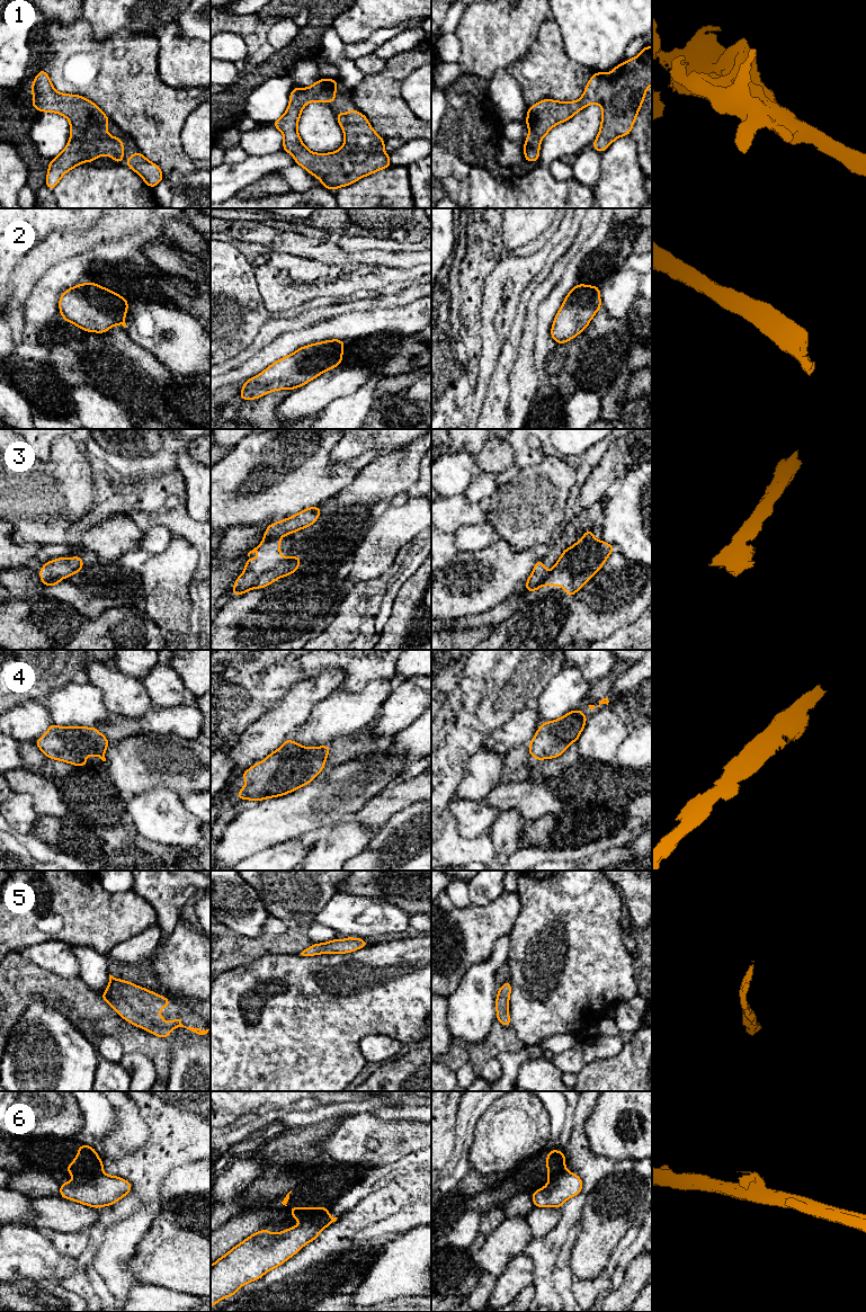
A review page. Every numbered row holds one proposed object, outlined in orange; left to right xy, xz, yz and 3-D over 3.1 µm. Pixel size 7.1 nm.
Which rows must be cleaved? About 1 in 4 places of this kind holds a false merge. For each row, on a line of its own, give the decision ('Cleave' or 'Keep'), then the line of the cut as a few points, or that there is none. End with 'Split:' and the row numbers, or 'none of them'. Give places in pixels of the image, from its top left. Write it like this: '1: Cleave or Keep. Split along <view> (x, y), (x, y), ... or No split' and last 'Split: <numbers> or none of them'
1: Keep. No split
2: Keep. No split
3: Cleave. Split along xz (278, 537), (264, 541)
4: Keep. No split
5: Keep. No split
6: Cleave. Split along xz (327, 1212), (301, 1221)
Split: 3, 6

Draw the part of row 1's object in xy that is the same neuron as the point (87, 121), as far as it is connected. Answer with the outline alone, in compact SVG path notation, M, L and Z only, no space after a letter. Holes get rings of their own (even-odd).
M44 69L35 77L30 88L33 90L33 107L41 113L57 113L66 117L71 127L69 143L57 157L50 161L45 185L50 190L54 189L68 171L82 162L92 162L95 159L107 154L116 163L122 163L124 142L107 133L107 124L111 121L95 102L79 95L57 92Z

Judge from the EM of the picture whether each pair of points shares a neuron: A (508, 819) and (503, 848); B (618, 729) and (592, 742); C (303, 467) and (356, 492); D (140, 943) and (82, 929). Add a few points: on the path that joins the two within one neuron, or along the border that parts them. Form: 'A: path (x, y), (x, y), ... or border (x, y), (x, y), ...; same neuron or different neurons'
A: path (508, 826), (505, 841); same neuron
B: path (612, 731), (607, 731), (599, 739); same neuron
C: border (363, 467), (330, 502); different neurons
D: border (151, 926), (116, 944), (108, 952); different neurons

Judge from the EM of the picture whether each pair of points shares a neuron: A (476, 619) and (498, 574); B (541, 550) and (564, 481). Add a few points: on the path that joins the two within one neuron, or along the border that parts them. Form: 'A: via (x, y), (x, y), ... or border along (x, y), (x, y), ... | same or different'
A: border along (502, 601), (484, 612), (461, 616), (453, 621) | different
B: border along (551, 543), (536, 544), (534, 546) | different

